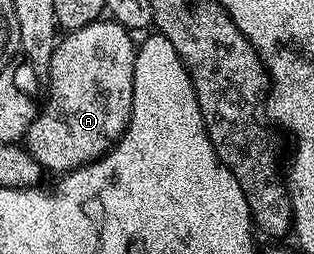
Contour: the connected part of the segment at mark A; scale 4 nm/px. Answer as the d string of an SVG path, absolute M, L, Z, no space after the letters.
M98 19L89 25L84 25L78 29L66 32L57 42L53 49L51 61L47 70L49 76L49 98L45 101L45 106L40 106L39 112L34 116L33 122L29 125L28 131L23 138L24 148L28 149L30 158L41 164L42 170L53 172L53 175L64 175L70 173L72 169L78 169L84 165L90 165L92 161L98 161L104 153L109 152L125 132L125 124L131 115L131 103L133 102L133 72L135 71L135 59L137 50L135 41L132 41L130 30L123 28L118 21L112 19Z

